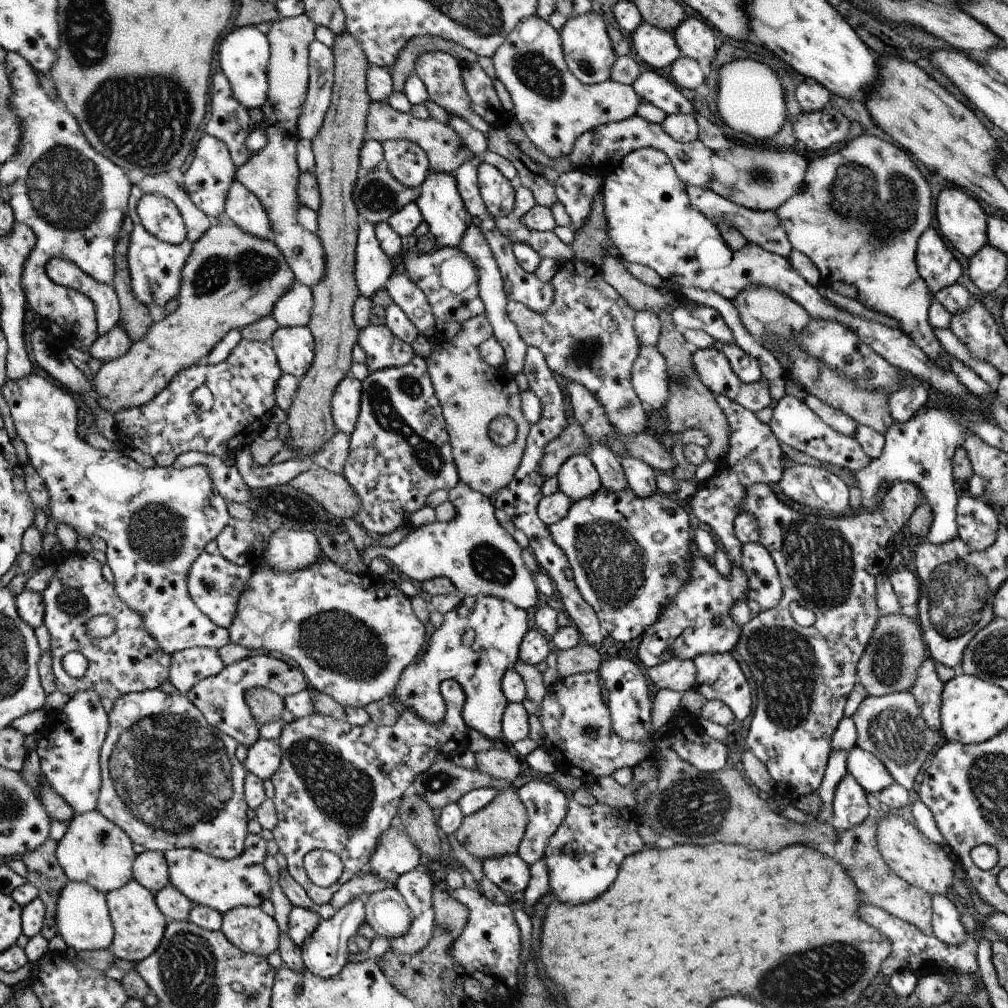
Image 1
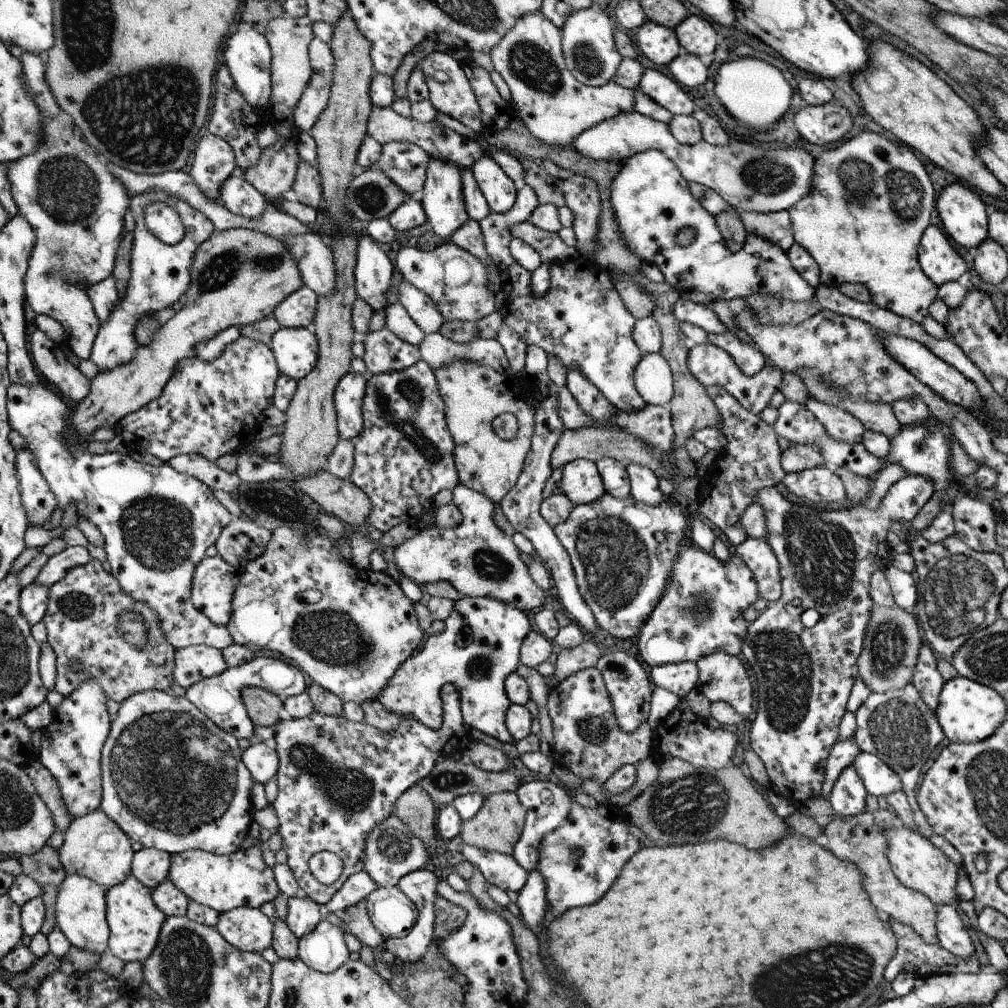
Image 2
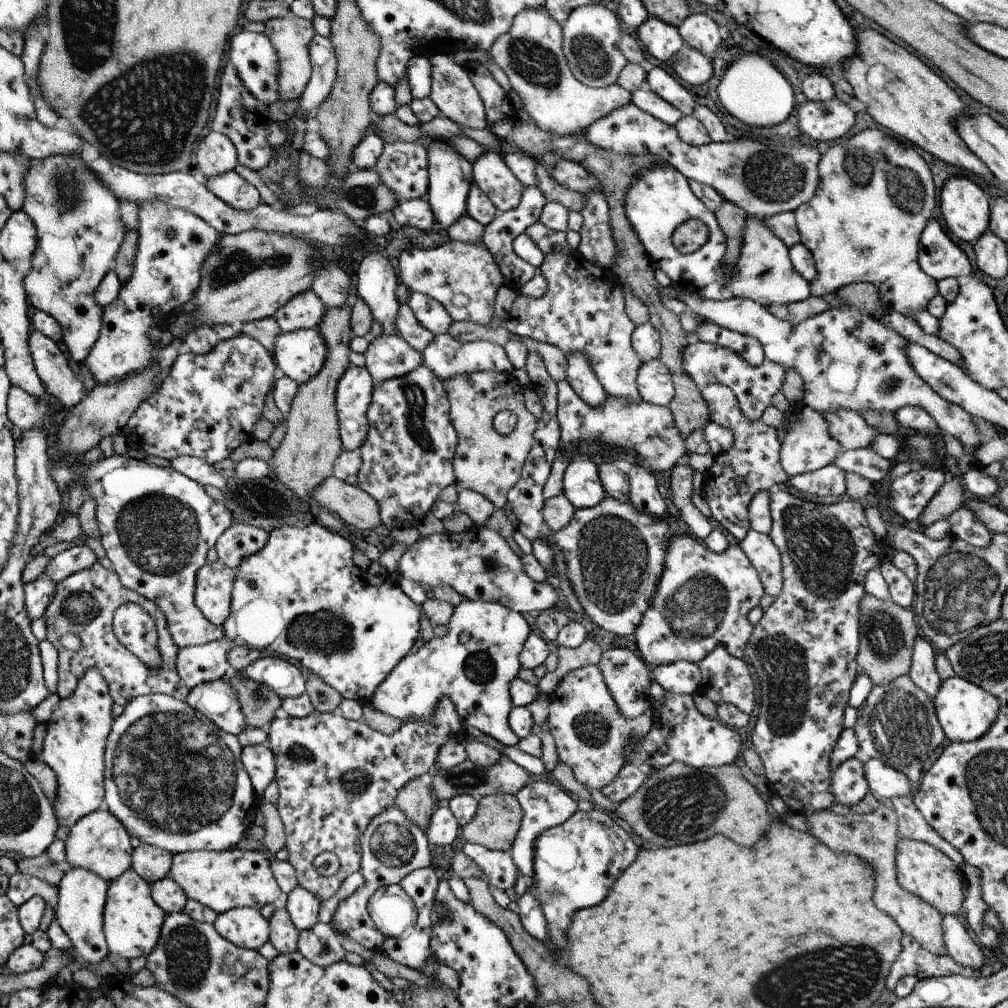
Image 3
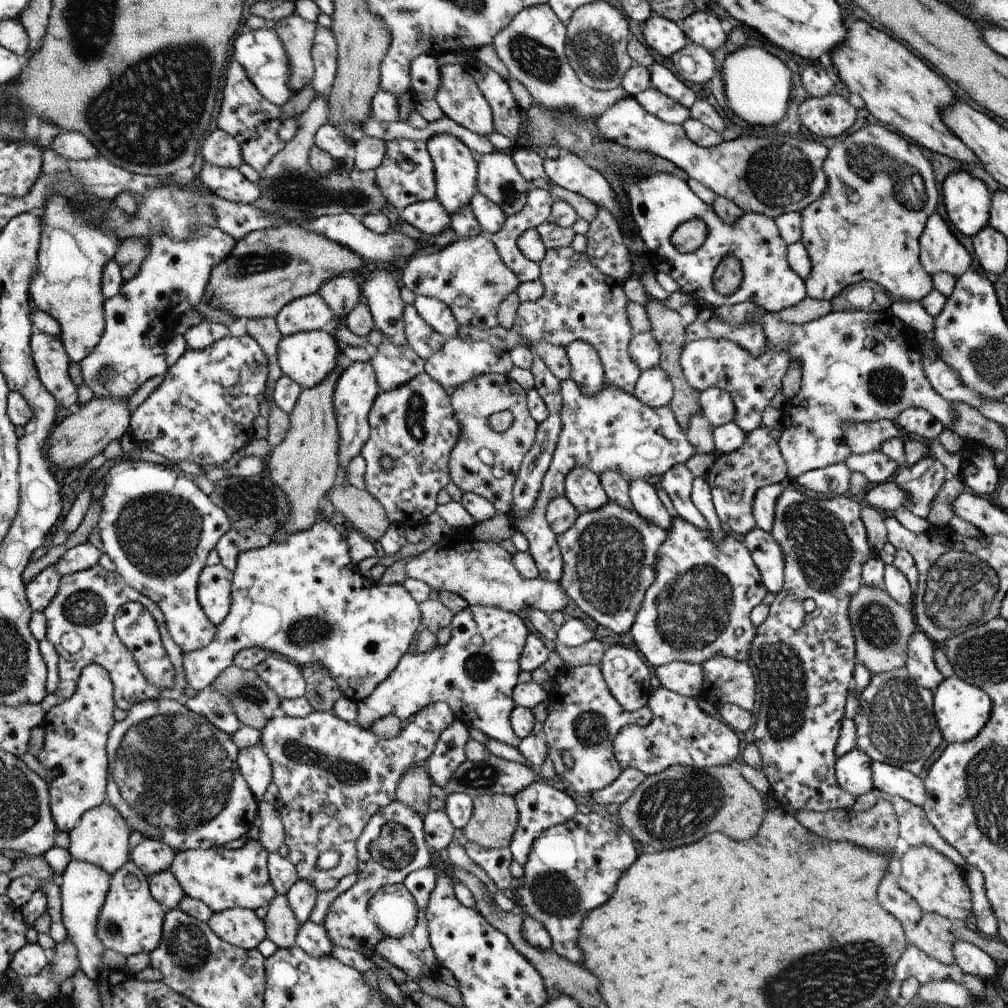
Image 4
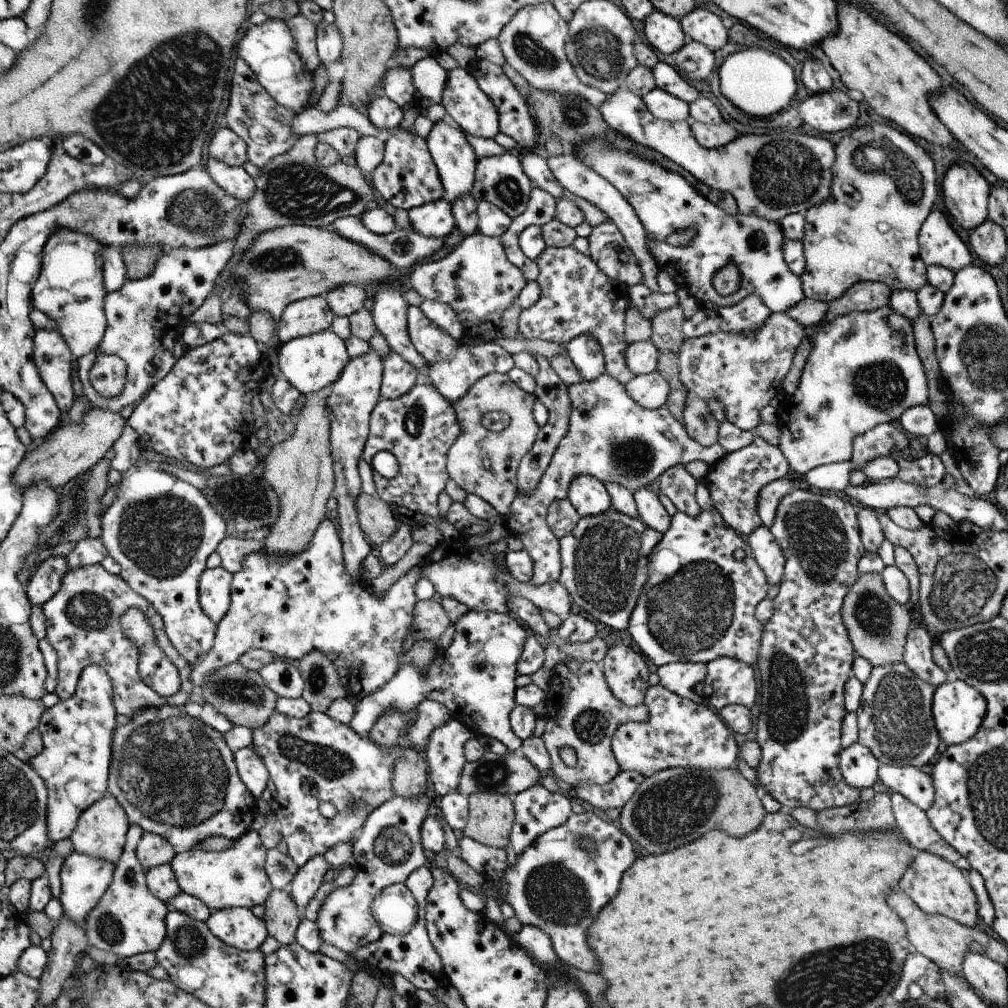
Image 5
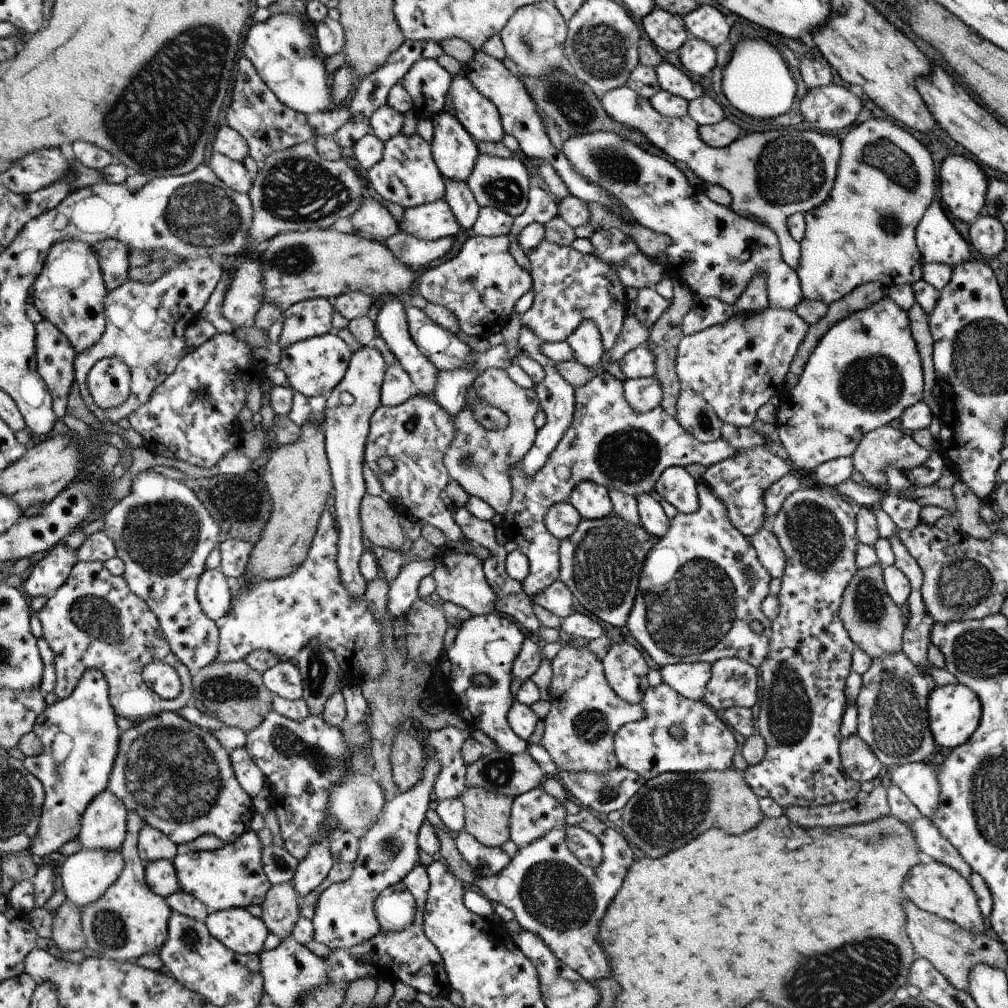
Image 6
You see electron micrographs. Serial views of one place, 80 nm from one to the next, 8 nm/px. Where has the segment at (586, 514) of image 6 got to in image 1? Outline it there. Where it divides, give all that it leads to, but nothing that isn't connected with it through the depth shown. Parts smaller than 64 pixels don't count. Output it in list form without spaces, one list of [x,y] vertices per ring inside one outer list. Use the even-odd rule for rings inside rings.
[[[572,454],[556,476],[560,482],[559,491],[564,492],[572,502],[594,496],[603,488],[600,474],[588,455]]]

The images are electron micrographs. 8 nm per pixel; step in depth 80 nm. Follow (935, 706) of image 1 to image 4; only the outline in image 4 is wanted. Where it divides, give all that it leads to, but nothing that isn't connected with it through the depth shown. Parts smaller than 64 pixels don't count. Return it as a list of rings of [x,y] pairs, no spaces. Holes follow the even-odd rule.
[[[919,629],[912,633],[906,647],[906,670],[919,685],[932,692],[945,679],[934,664],[933,652],[935,647],[936,644],[933,640]]]

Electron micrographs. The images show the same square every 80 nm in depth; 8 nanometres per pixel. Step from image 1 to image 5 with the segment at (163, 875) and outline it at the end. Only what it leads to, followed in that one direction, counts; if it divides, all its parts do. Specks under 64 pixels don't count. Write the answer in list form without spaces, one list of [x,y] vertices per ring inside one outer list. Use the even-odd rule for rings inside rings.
[[[161,829],[143,831],[137,844],[137,857],[146,868],[169,863],[176,854],[170,841],[161,833]]]

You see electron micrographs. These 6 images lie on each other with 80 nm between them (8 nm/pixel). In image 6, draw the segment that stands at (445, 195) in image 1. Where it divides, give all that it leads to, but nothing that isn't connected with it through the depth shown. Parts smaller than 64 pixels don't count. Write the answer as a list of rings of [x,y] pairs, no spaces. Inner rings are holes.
[[[452,111],[441,112],[432,118],[432,121],[435,135],[431,144],[438,168],[441,169],[444,177],[467,182],[476,166],[477,156],[480,154],[477,142]]]

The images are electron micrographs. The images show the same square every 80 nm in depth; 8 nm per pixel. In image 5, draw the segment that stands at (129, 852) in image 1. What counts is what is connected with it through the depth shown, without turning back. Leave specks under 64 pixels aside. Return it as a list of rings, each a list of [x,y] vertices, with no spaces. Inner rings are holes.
[[[106,792],[100,800],[90,806],[90,812],[86,812],[86,816],[82,816],[82,824],[77,824],[70,839],[77,853],[109,860],[117,864],[118,859],[123,855],[126,832],[128,832],[131,823],[128,813],[121,804],[118,804],[117,797]]]

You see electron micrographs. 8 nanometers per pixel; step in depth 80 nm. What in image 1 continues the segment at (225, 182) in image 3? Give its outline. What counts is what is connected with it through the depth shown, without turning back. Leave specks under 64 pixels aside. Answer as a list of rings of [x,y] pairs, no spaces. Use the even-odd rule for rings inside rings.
[[[237,180],[226,199],[225,219],[252,236],[261,237],[262,240],[271,239],[272,226],[265,206]]]

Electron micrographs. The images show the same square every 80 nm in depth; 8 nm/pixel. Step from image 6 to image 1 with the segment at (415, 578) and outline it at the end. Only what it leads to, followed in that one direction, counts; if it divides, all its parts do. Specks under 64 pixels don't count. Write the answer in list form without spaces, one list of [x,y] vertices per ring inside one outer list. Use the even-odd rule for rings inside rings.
[[[325,555],[318,564],[300,572],[272,572],[260,563],[252,570],[254,576],[250,576],[236,619],[228,629],[231,643],[248,650],[289,656],[302,668],[306,680],[310,680],[311,690],[334,698],[344,708],[366,708],[371,703],[392,699],[406,668],[416,663],[426,644],[424,624],[400,589],[388,592],[390,588],[384,583],[380,586],[378,577],[370,579],[369,584],[366,576],[351,575]],[[190,648],[173,655],[170,683],[183,695],[188,694],[202,680],[218,676],[225,671],[224,660],[218,658],[214,648]]]

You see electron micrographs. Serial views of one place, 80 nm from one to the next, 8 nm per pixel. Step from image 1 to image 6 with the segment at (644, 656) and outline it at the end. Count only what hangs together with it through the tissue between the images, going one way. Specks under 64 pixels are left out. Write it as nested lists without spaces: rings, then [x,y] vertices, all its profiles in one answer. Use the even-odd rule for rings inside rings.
[[[700,480],[697,483],[697,489],[699,492],[699,507],[696,512],[693,513],[678,513],[673,519],[671,519],[671,525],[668,532],[661,538],[657,539],[652,548],[648,551],[646,558],[644,559],[643,569],[641,577],[639,578],[639,587],[637,595],[633,604],[632,614],[628,618],[626,624],[630,634],[636,638],[636,642],[642,646],[642,650],[650,656],[650,660],[654,660],[654,664],[661,667],[668,667],[674,663],[695,663],[703,662],[713,665],[717,660],[723,658],[736,657],[740,660],[746,661],[748,664],[758,668],[765,662],[766,657],[770,652],[770,639],[772,636],[771,624],[772,621],[762,612],[762,601],[770,594],[768,591],[769,582],[771,581],[770,573],[764,568],[764,565],[760,562],[757,552],[751,543],[751,539],[744,536],[740,530],[738,530],[732,523],[729,517],[729,512],[726,503],[719,499],[714,491],[706,484],[704,480]],[[744,569],[752,569],[754,578],[750,580],[746,578]],[[753,620],[760,621],[764,626],[762,634],[755,634],[750,630],[750,622]]]

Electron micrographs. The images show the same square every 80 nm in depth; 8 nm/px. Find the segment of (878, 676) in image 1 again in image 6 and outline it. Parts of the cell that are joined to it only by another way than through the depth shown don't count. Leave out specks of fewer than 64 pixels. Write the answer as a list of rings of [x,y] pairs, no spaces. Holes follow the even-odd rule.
[[[880,563],[856,569],[850,584],[845,588],[839,617],[855,646],[864,649],[872,659],[901,650],[907,614],[905,608],[899,607],[888,596]]]

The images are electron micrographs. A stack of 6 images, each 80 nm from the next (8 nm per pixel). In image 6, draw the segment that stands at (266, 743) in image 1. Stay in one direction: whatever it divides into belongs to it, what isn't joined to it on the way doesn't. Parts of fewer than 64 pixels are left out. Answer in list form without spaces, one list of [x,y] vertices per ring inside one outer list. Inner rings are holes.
[[[243,747],[235,748],[230,752],[233,771],[241,787],[245,789],[251,797],[258,796],[264,783],[267,784],[264,773],[253,761],[253,758],[245,751]]]

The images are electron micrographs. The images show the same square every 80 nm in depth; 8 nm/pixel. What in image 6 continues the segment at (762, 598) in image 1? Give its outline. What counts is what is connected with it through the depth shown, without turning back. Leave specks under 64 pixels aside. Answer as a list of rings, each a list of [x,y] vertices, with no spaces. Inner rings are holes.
[[[762,527],[750,539],[760,562],[770,573],[771,578],[782,578],[785,573],[787,558],[776,535]]]

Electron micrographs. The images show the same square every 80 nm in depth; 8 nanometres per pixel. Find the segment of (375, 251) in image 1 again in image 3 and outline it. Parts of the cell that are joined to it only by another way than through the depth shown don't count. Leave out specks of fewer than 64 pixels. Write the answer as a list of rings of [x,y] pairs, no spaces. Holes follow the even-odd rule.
[[[368,252],[356,271],[357,294],[370,307],[383,332],[396,335],[400,303],[396,299],[398,280],[390,260],[382,253]]]

